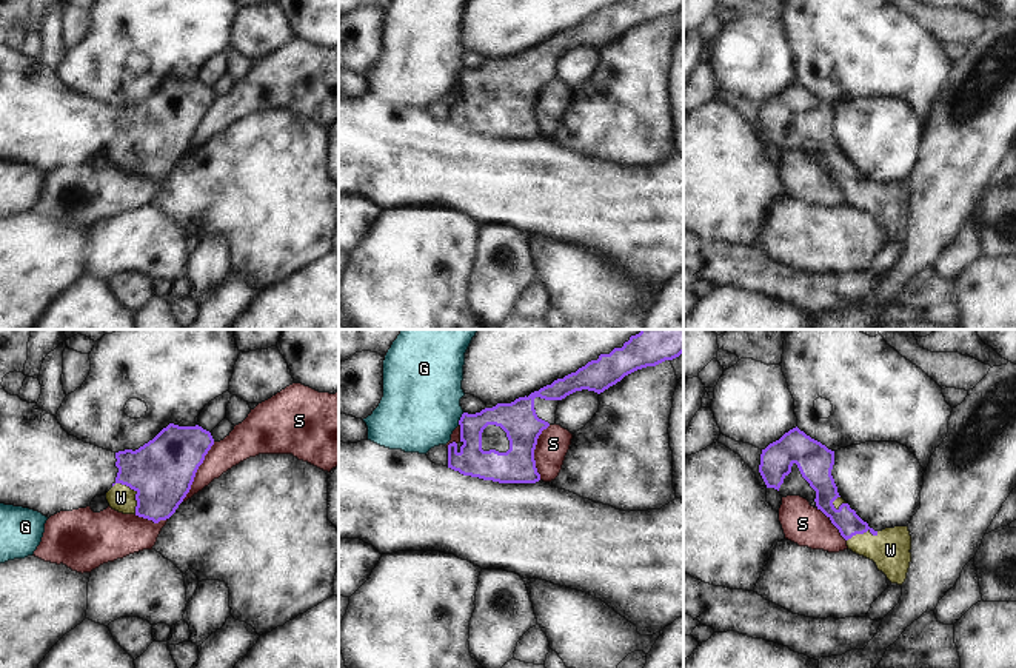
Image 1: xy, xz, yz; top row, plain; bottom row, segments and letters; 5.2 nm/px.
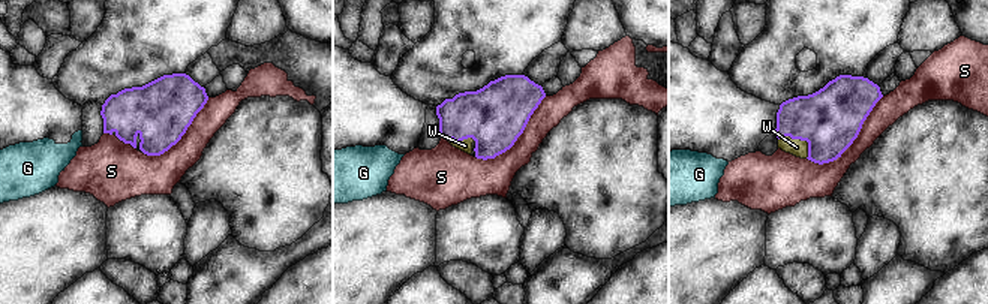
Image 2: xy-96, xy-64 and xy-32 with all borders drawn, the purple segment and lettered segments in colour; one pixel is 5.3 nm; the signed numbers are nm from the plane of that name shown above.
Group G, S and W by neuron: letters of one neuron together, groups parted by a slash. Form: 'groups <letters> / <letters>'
groups G / S / W

